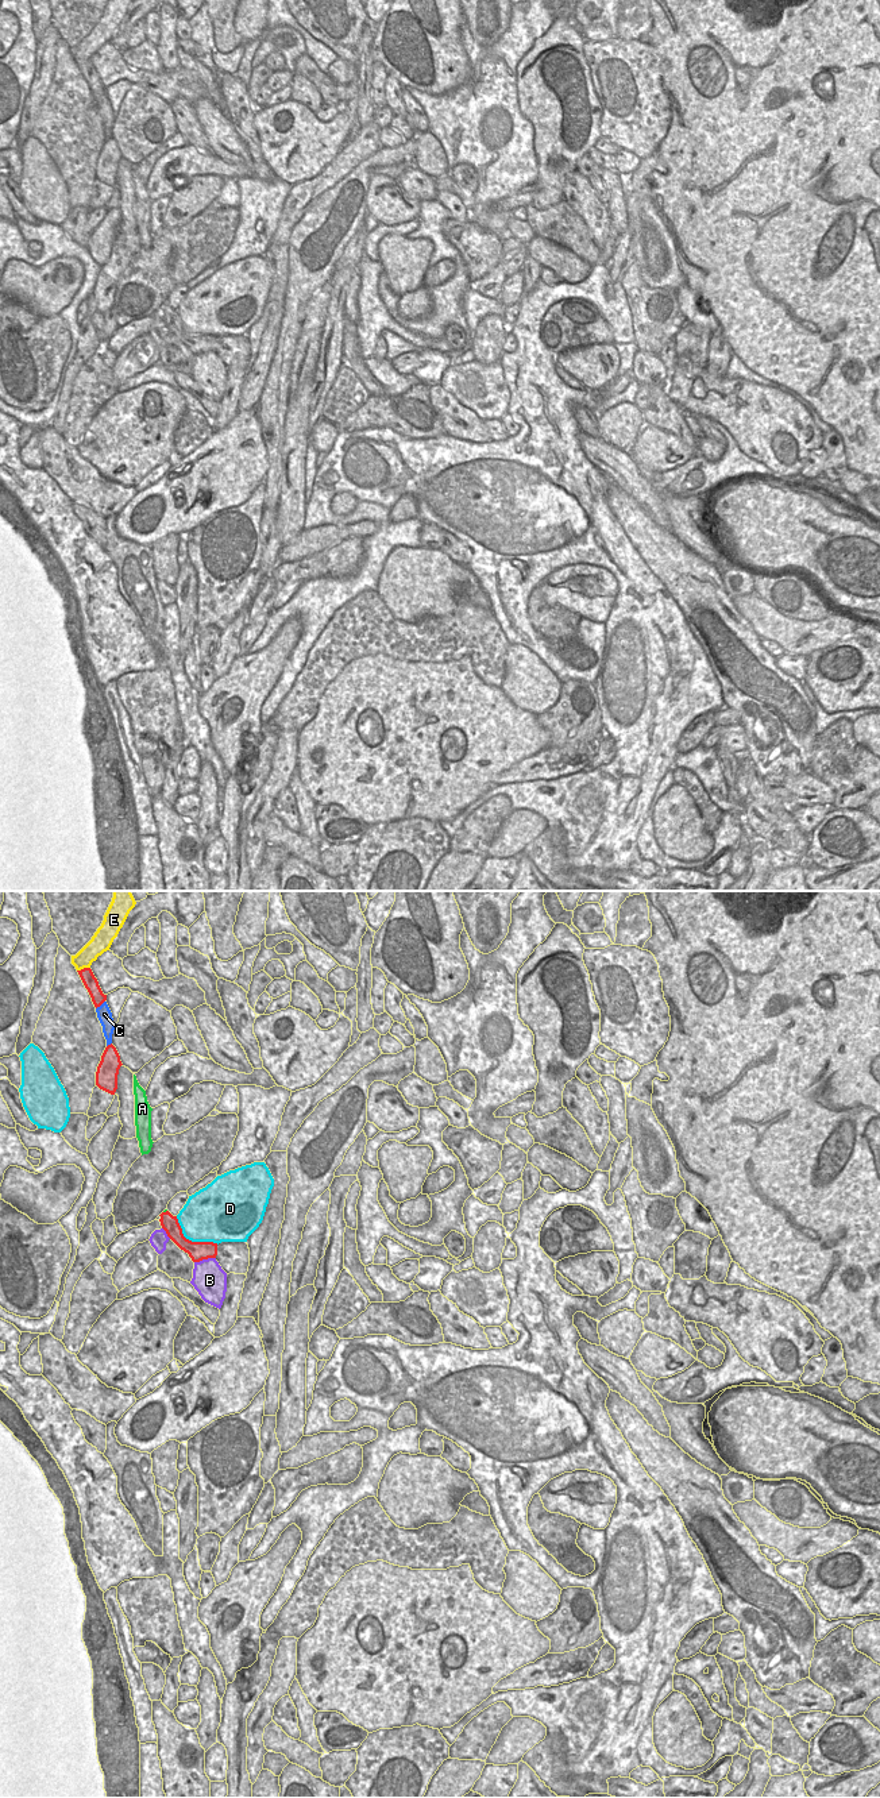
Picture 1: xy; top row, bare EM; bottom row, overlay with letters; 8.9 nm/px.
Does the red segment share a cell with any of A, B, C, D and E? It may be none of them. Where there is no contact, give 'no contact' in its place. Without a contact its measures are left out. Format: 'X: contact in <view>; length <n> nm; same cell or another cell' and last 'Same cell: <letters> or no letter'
A: contact in xy; length 50 nm; same cell
B: contact in xy; length 200 nm; another cell
C: contact in xy; length 110 nm; another cell
D: contact in xy; length 460 nm; another cell
E: contact in xy; length 130 nm; another cell
Same cell: A

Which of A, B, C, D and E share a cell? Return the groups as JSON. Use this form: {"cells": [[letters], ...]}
{"cells": [["A"], ["B"], ["C"], ["D"], ["E"]]}

